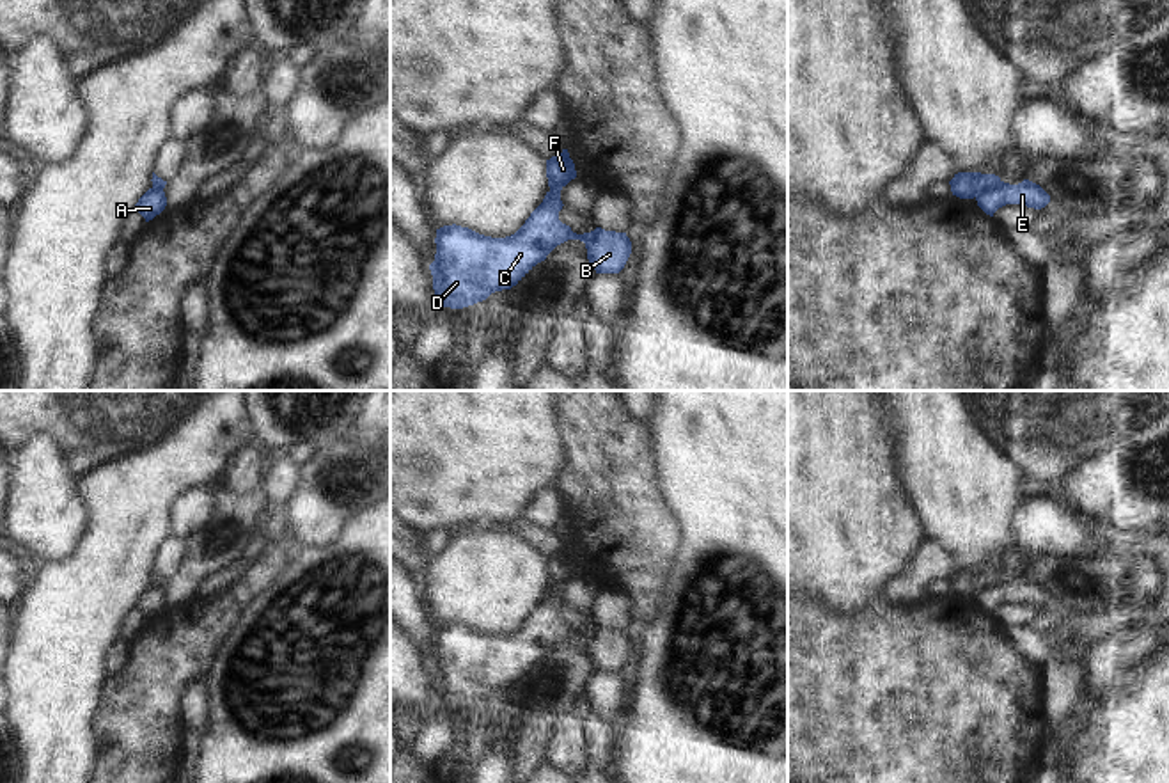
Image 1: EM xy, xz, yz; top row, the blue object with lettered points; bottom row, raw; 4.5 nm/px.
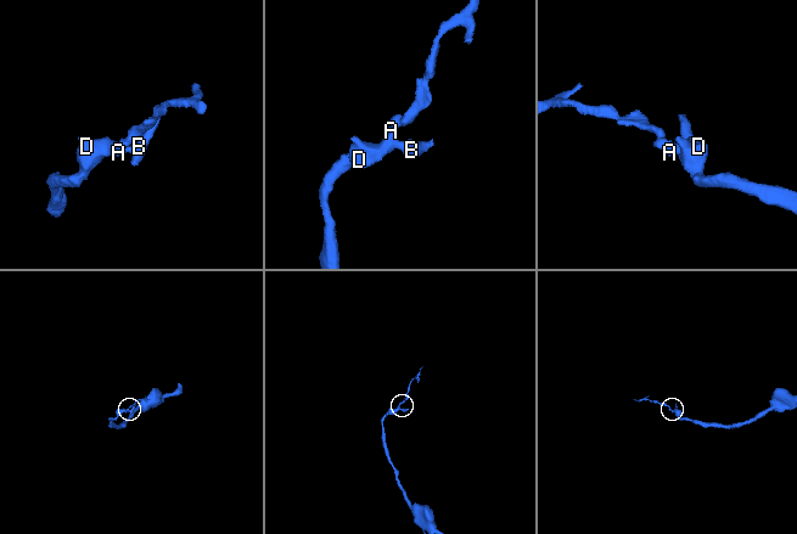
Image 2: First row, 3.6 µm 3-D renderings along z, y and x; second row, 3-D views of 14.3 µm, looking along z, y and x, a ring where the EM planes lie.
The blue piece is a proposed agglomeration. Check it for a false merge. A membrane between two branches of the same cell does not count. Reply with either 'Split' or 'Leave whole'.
Split.

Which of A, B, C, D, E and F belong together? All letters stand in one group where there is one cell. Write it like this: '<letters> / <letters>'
A B C D E / F

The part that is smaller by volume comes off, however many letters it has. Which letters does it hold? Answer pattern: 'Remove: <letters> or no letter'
Remove: F.

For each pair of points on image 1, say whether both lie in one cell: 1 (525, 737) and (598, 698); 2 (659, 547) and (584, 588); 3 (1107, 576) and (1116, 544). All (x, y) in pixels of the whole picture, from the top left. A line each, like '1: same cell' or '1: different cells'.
1: different cells
2: different cells
3: different cells

